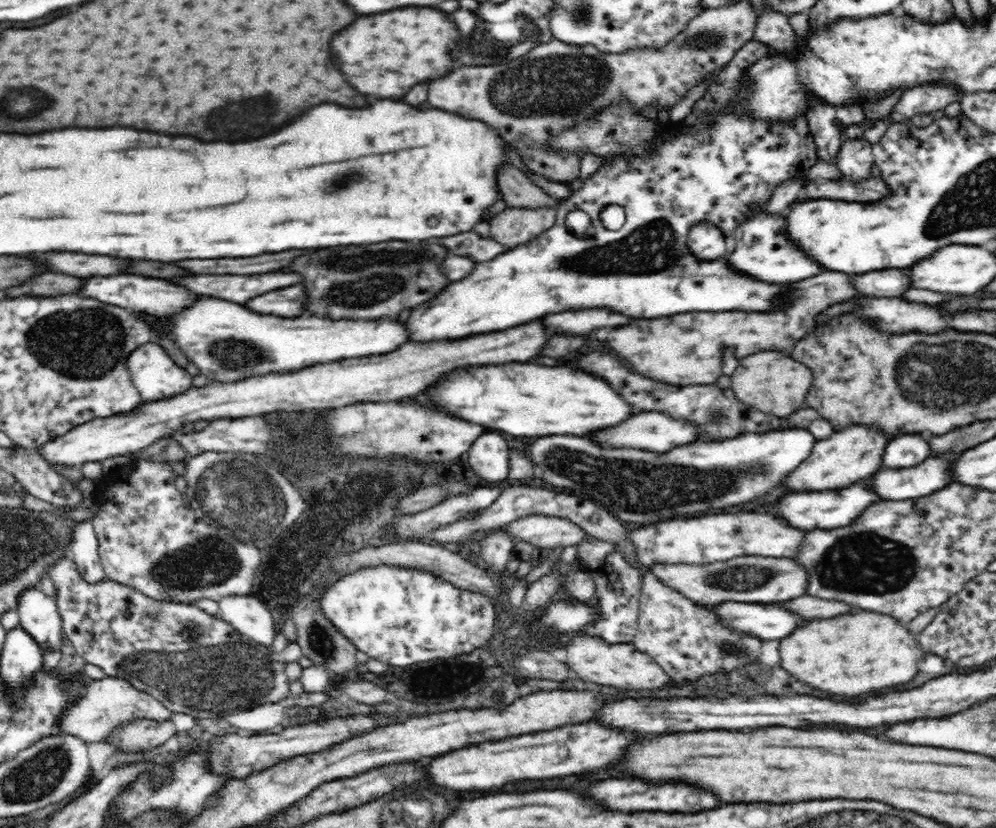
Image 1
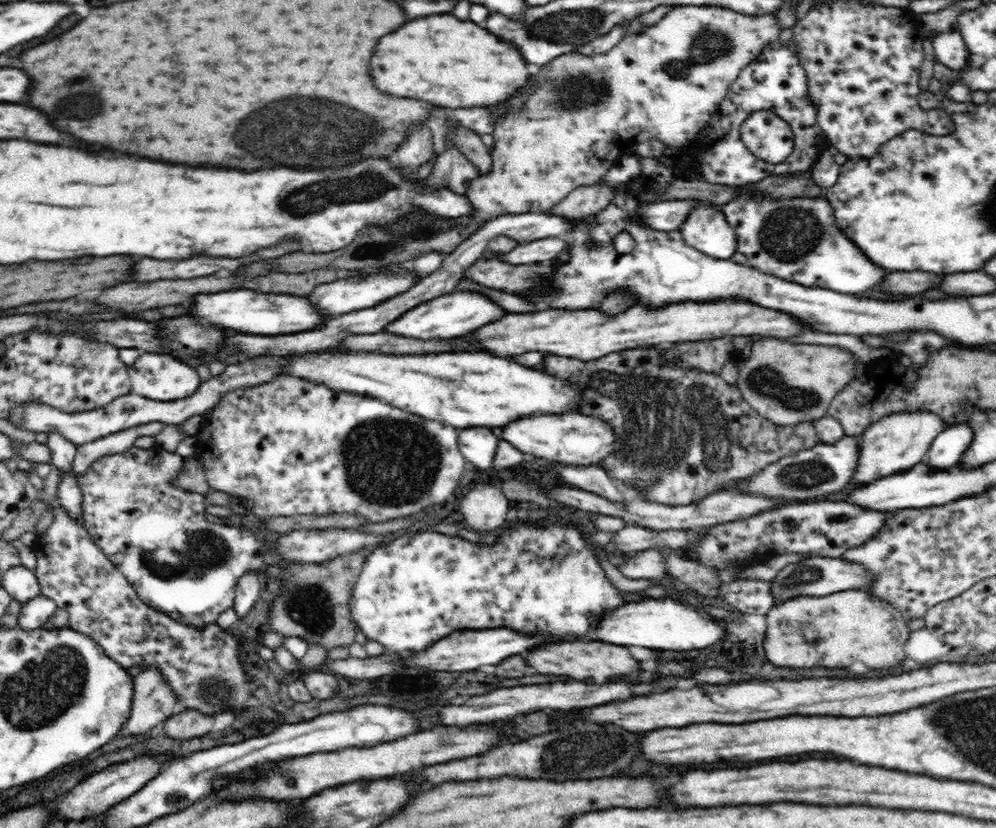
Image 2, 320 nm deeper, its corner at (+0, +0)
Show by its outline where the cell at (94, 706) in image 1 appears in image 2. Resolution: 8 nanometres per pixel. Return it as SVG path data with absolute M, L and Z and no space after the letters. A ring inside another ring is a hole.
M154 666L143 668L132 680L134 694L121 735L144 734L174 714L176 692Z

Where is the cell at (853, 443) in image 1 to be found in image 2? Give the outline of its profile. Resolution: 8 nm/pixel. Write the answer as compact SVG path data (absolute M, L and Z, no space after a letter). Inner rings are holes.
M928 411L894 413L880 418L878 422L868 426L864 434L859 435L860 456L858 456L856 472L852 476L852 483L868 484L910 470L912 466L925 462L930 444L934 442L936 435L946 430L948 426L940 415Z

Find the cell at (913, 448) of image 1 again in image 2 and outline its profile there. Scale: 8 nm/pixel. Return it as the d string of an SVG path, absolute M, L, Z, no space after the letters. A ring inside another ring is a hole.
M962 422L949 425L936 435L928 448L925 462L936 468L956 467L972 444L972 429Z

